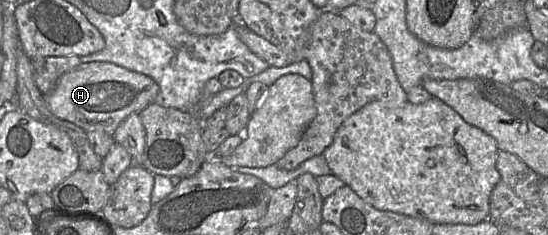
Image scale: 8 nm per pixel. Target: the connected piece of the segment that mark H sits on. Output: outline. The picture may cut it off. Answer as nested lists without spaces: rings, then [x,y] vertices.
[[[111,62],[80,64],[64,73],[55,89],[44,99],[50,111],[87,131],[102,131],[113,136],[117,127],[132,113],[139,113],[154,100],[158,84],[149,76]]]

